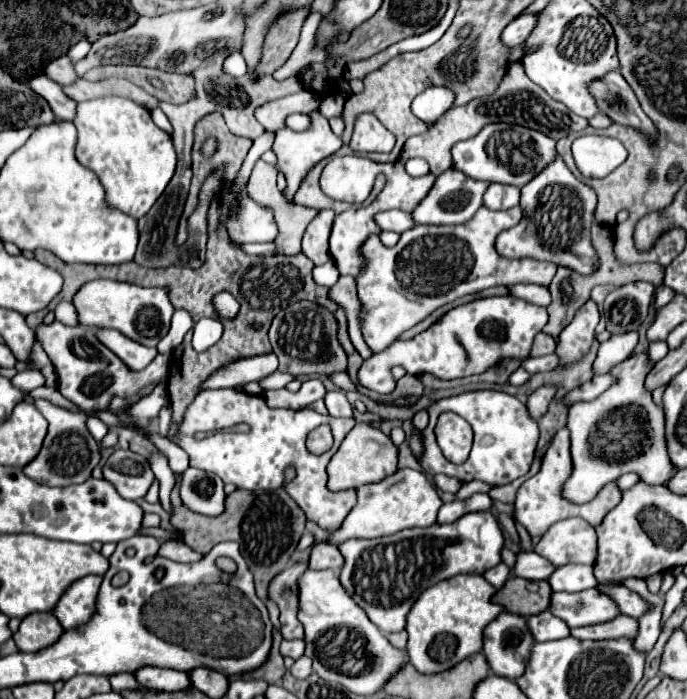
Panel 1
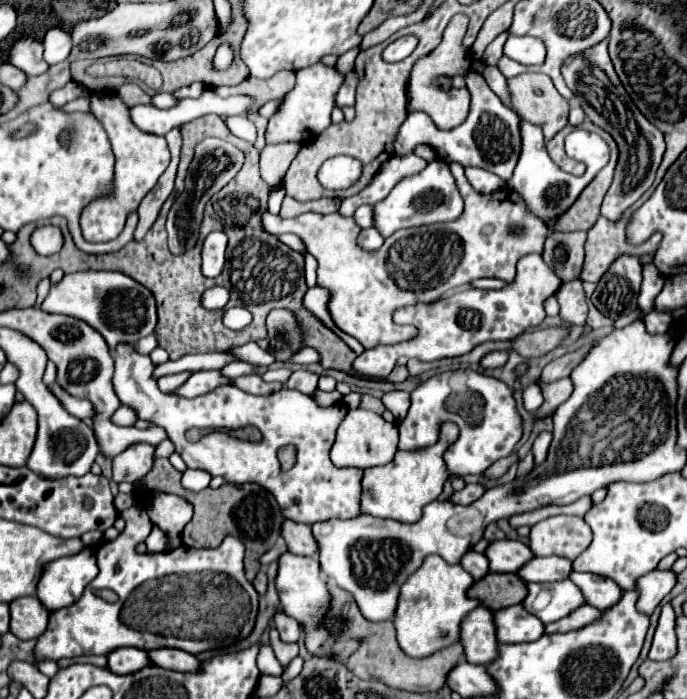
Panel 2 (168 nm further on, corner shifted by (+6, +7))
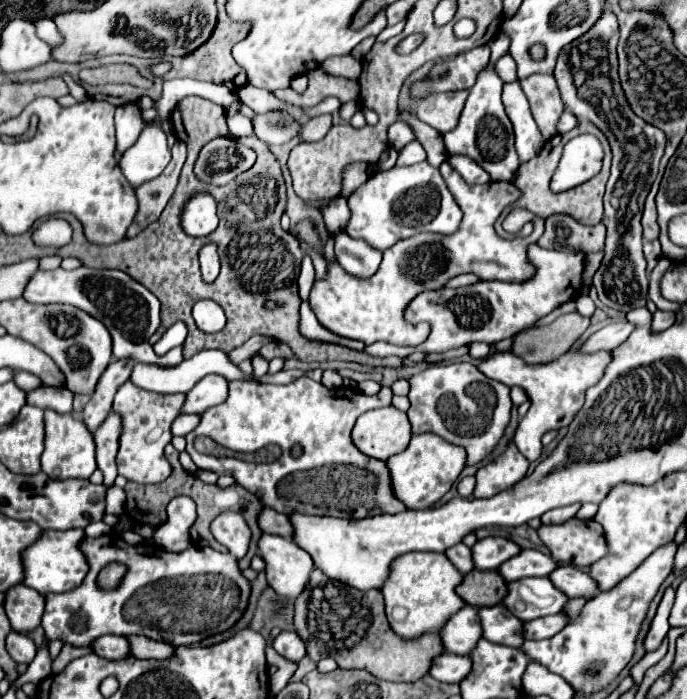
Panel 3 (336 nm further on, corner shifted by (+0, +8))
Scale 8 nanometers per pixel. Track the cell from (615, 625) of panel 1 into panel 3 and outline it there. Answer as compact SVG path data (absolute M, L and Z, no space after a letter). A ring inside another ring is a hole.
M563 612L553 614L553 616L535 618L535 620L529 620L529 622L523 622L523 636L525 636L525 640L551 638L557 632L561 632L565 624L567 624L567 618L565 618Z

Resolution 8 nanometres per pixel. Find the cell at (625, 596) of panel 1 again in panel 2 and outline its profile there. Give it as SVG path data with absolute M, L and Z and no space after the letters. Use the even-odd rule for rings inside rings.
M571 573L569 577L585 595L585 601L601 611L611 609L621 601L623 589L609 577L601 577L595 573Z

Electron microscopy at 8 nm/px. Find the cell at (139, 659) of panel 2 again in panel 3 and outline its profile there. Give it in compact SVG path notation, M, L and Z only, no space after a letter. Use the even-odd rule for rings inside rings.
M101 636L91 644L91 650L107 660L119 660L129 656L129 642L123 636Z

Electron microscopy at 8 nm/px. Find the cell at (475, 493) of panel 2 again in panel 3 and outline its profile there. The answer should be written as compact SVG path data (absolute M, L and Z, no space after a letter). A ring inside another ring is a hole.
M513 440L507 442L507 448L501 456L491 460L489 464L481 466L475 474L475 498L491 498L507 488L511 488L515 482L519 482L529 468L529 460L521 456Z

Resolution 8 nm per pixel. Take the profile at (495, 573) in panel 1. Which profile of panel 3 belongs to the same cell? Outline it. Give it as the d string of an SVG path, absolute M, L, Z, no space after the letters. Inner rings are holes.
M455 544L455 546L451 546L445 556L447 556L447 558L451 560L451 564L455 564L455 568L461 570L463 574L473 570L471 550L469 550L469 546L465 546L465 544Z

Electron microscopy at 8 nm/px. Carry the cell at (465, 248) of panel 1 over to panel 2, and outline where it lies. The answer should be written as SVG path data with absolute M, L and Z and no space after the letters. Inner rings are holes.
M449 163L459 193L465 199L465 211L451 223L421 225L399 229L385 239L379 251L367 251L357 243L359 229L351 217L303 213L293 219L281 219L265 211L263 229L275 233L295 233L307 245L307 251L319 261L317 285L331 291L329 311L339 329L355 337L365 349L391 345L417 334L413 326L397 325L393 313L399 307L433 303L449 289L461 287L481 277L497 277L513 281L517 261L529 253L543 253L547 237L545 225L533 217L523 199L515 191L495 191L491 195L477 193L457 163Z

